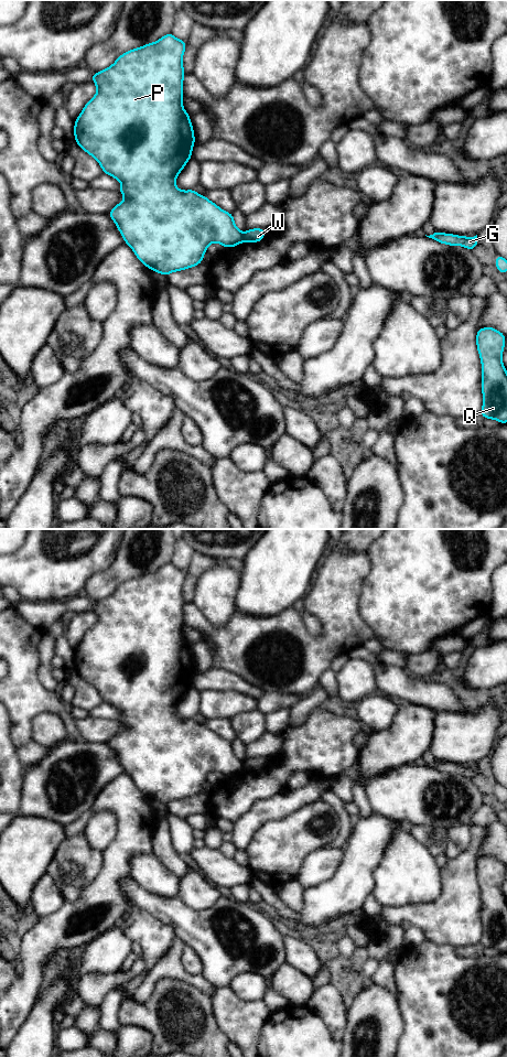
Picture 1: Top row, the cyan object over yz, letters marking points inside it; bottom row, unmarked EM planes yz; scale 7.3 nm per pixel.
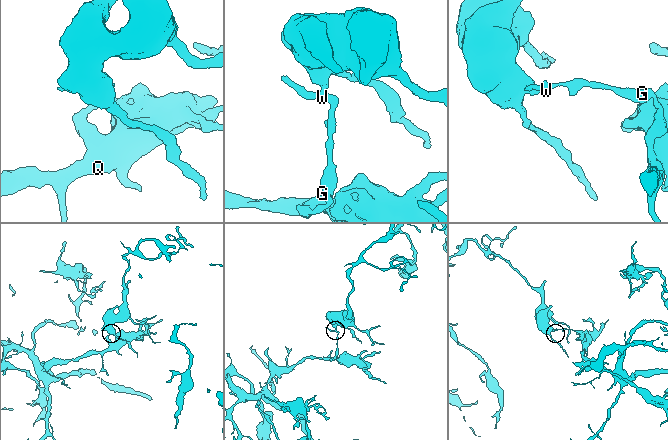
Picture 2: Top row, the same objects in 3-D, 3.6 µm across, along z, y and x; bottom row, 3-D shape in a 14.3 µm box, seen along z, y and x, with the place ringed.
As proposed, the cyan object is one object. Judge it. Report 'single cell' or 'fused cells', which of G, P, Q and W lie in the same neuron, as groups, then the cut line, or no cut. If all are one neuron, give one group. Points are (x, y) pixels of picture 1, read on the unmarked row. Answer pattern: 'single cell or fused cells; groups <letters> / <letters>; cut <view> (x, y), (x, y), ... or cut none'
fused cells; groups G Q W / P; cut yz (241, 763), (243, 769)

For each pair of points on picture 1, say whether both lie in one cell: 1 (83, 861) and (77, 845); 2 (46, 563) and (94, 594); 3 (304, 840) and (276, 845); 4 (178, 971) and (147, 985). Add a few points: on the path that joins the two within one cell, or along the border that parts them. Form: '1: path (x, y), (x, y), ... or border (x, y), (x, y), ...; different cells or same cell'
1: path (79, 858), (77, 849); same cell
2: border (103, 570), (94, 573), (88, 579), (84, 589); different cells
3: path (298, 840), (289, 840), (282, 844); same cell
4: path (170, 971), (160, 971), (153, 978); same cell

